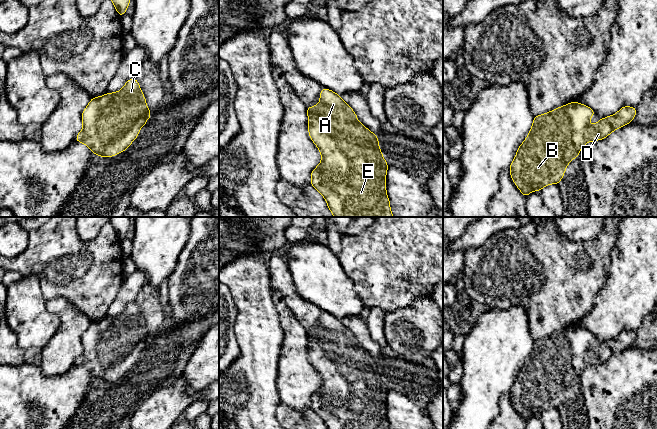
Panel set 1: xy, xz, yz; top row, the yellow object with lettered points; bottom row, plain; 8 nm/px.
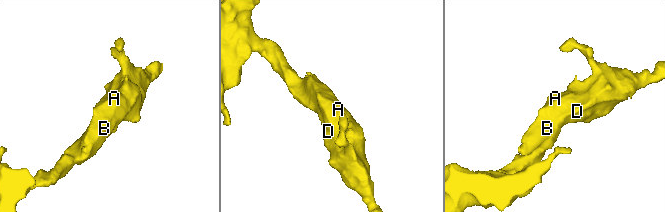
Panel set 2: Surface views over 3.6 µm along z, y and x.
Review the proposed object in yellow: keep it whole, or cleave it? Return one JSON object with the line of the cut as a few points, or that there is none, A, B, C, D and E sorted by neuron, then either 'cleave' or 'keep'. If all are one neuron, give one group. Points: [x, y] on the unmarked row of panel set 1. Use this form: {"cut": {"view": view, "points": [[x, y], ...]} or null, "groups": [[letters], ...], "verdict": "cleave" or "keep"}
{"cut": null, "groups": [["A", "B", "C", "D", "E"]], "verdict": "keep"}

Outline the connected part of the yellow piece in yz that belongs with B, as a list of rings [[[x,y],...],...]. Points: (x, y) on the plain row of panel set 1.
[[[571,326],[534,341],[531,354],[509,391],[512,404],[525,421],[532,415],[541,415],[549,408],[558,408],[569,386],[579,380],[580,373],[587,366],[605,363],[611,356],[629,348],[635,342],[636,331],[624,330],[615,339],[602,342],[595,349],[590,349],[589,343],[594,338],[590,331]]]

